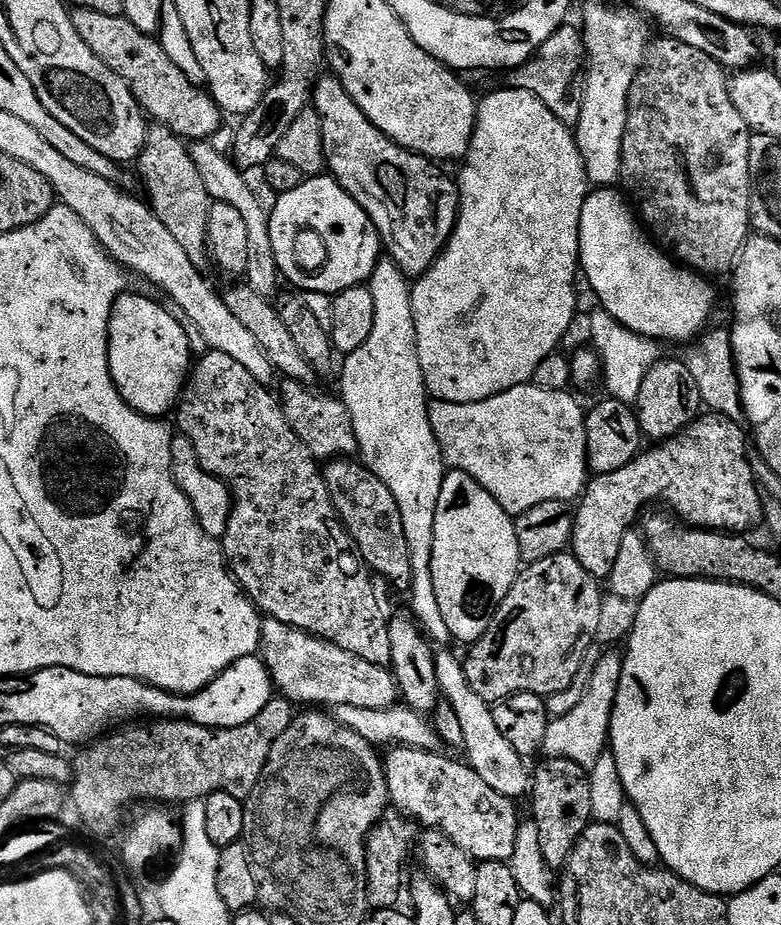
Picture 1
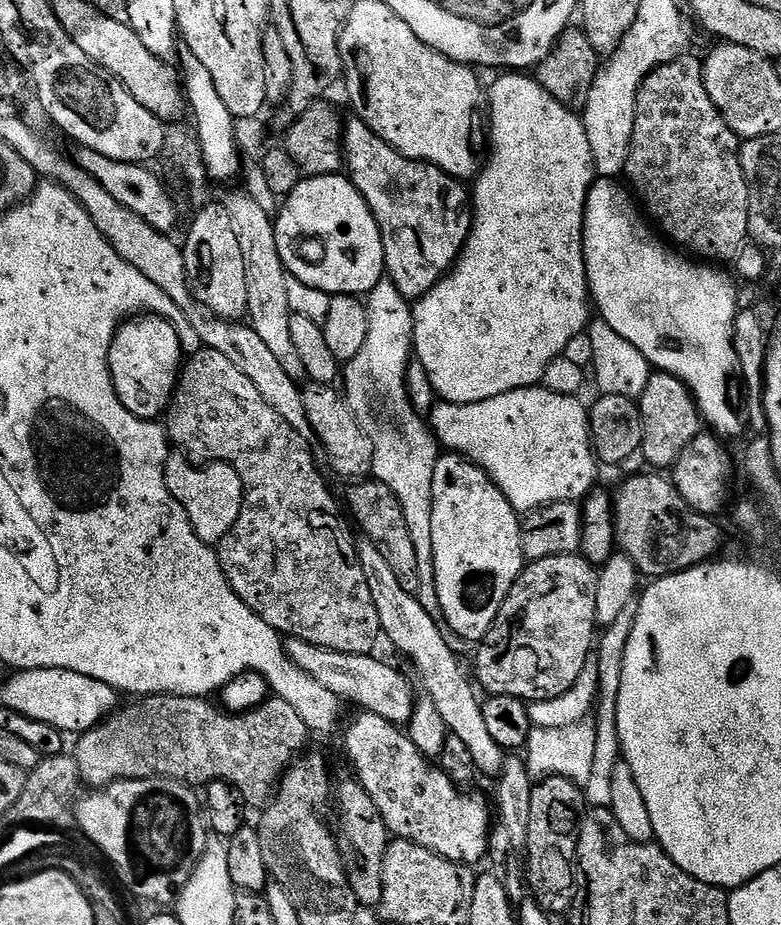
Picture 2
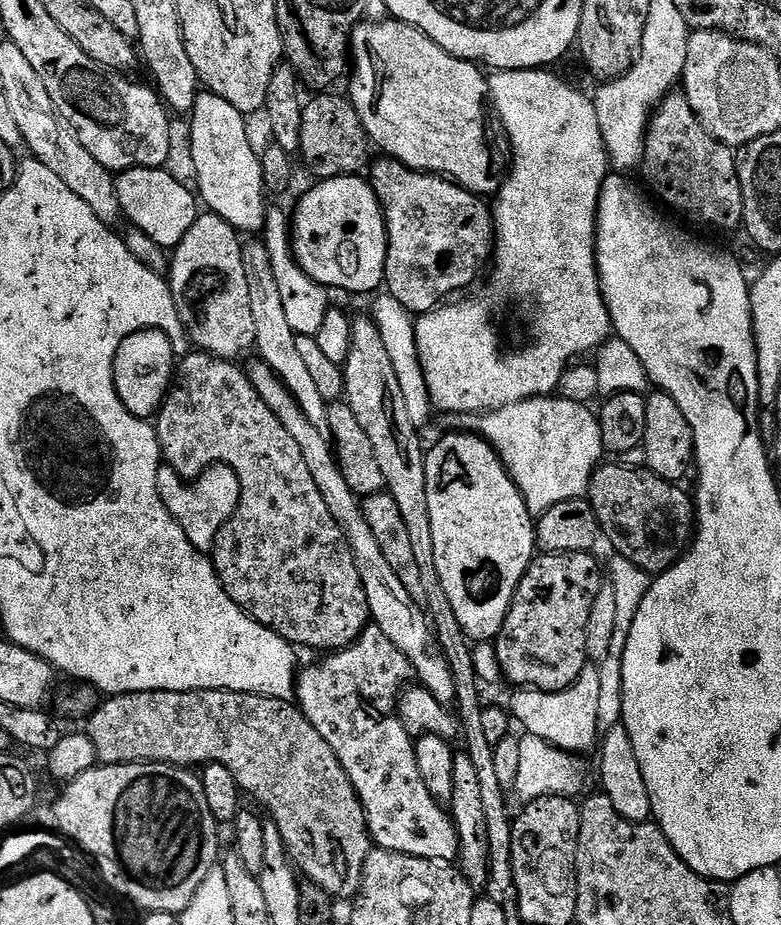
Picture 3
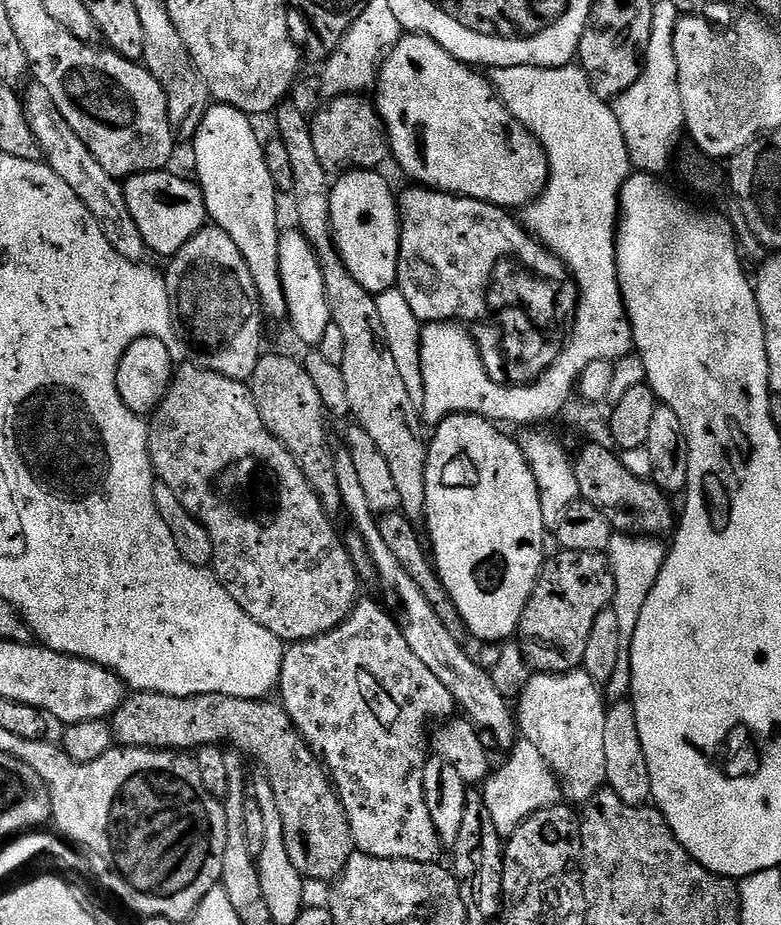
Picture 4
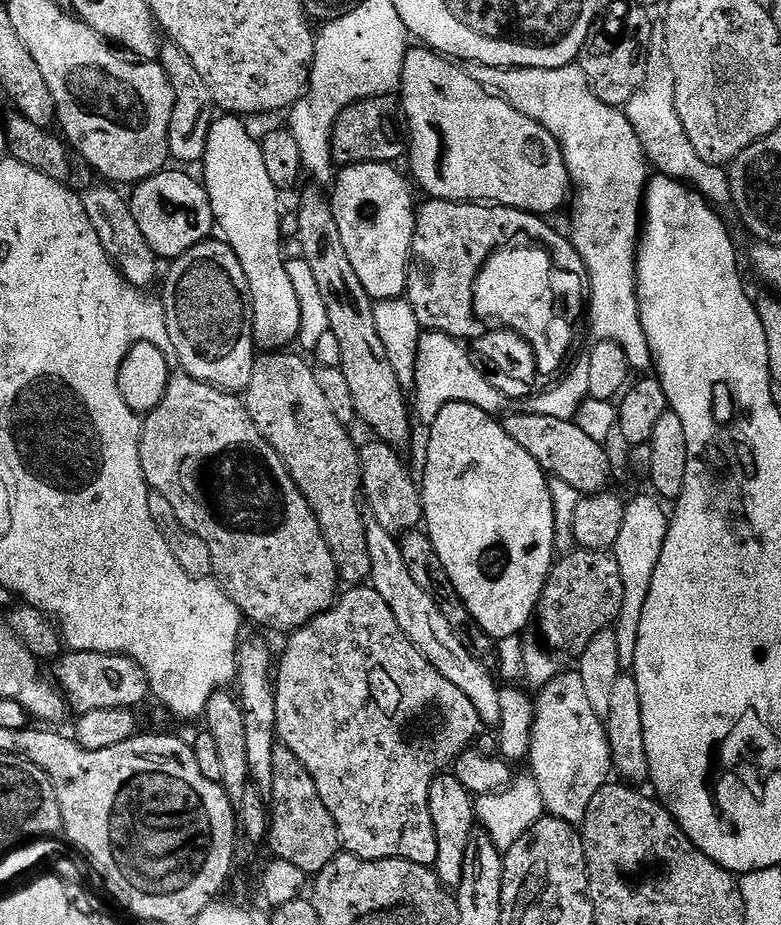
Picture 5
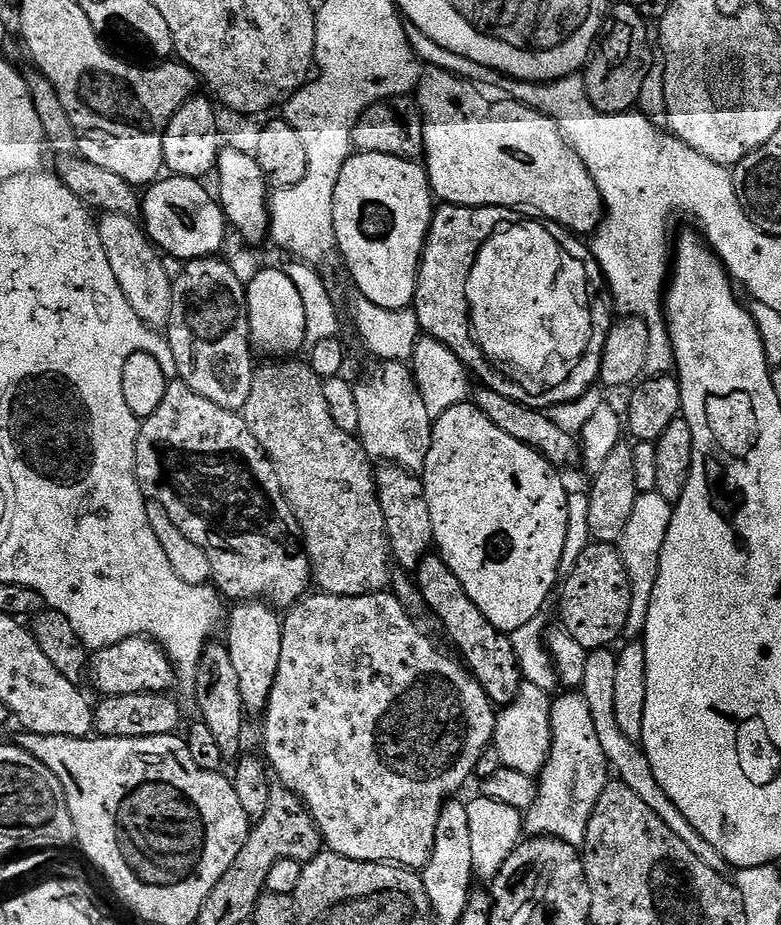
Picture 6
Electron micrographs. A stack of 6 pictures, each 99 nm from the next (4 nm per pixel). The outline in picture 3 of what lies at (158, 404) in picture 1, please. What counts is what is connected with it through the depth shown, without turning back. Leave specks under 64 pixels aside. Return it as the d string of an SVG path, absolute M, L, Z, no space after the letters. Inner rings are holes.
M159 327L132 332L130 338L126 338L122 346L118 346L118 354L114 358L114 386L118 390L118 398L122 398L130 414L141 418L155 417L172 387L178 355L172 349L171 338L164 332L167 331Z

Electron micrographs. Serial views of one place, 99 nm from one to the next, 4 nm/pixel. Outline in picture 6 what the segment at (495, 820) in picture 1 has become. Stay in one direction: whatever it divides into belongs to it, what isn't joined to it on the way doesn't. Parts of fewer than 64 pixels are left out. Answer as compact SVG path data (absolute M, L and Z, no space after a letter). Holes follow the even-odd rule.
M385 590L365 596L330 596L309 594L298 604L287 609L283 617L282 654L277 677L270 690L268 707L262 715L264 721L263 759L274 773L275 779L289 788L308 808L308 813L320 831L320 839L327 851L336 852L351 860L375 864L398 864L402 868L422 870L434 850L434 830L438 830L438 814L442 806L457 795L468 779L472 780L478 758L493 743L497 709L492 700L478 686L455 655L447 656L442 649L416 625L417 617L391 591Z

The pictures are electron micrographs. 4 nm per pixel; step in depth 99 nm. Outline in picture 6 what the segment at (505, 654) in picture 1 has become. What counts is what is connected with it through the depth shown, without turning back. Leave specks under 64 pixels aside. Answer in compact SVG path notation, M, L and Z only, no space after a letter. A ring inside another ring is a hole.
M588 543L572 572L563 577L559 592L559 623L580 646L607 648L624 636L626 618L630 618L630 578L617 545Z

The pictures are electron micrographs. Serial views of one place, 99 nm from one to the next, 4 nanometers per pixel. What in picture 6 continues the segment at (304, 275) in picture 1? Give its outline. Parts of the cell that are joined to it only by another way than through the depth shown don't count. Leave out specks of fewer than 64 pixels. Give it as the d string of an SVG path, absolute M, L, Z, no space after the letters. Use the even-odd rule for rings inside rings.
M356 152L349 156L342 166L342 174L338 174L338 186L334 186L334 230L339 255L344 255L344 264L356 283L355 291L359 295L370 298L374 306L382 306L386 310L411 305L416 297L416 279L433 211L432 187L423 163L390 154Z

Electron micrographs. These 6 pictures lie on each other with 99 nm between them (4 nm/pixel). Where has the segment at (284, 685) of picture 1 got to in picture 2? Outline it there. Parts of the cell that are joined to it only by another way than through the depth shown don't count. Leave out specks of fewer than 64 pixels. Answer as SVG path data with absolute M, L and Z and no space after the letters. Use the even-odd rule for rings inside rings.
M289 639L286 647L288 656L298 667L314 678L314 682L322 682L322 686L326 686L330 694L340 697L341 701L358 704L359 709L378 714L378 718L386 718L386 722L397 726L406 726L410 722L417 693L412 693L411 682L398 669L376 660L375 655L342 654L294 639Z

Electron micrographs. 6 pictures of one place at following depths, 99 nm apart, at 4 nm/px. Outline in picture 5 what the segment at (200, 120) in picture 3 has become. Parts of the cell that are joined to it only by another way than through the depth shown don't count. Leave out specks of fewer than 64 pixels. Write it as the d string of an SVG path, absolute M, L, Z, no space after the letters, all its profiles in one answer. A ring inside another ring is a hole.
M224 114L219 118L221 120L218 118L212 120L210 134L206 138L206 154L202 161L202 169L204 168L202 183L210 198L215 227L224 243L230 245L234 254L238 254L238 262L242 262L242 270L246 273L246 282L250 286L252 295L252 337L256 347L261 353L283 352L291 349L300 339L302 310L298 306L298 293L290 282L284 248L280 245L282 193L274 186L274 182L270 182L266 162L262 162L260 141L246 134L243 119L235 114Z

